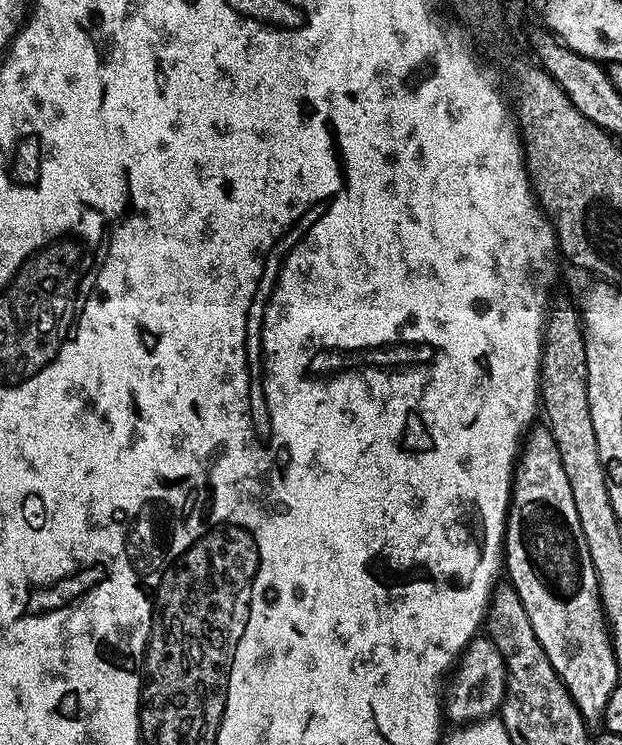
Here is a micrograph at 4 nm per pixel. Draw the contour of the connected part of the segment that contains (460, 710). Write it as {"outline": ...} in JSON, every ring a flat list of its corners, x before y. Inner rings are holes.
{"outline":[[482,634,474,636,460,654,455,670,450,689,446,688,442,694,442,710,447,719,449,717,455,725,463,726,489,719,499,711,503,704,506,673,504,660,492,640],[483,685,484,692,480,692]]}

